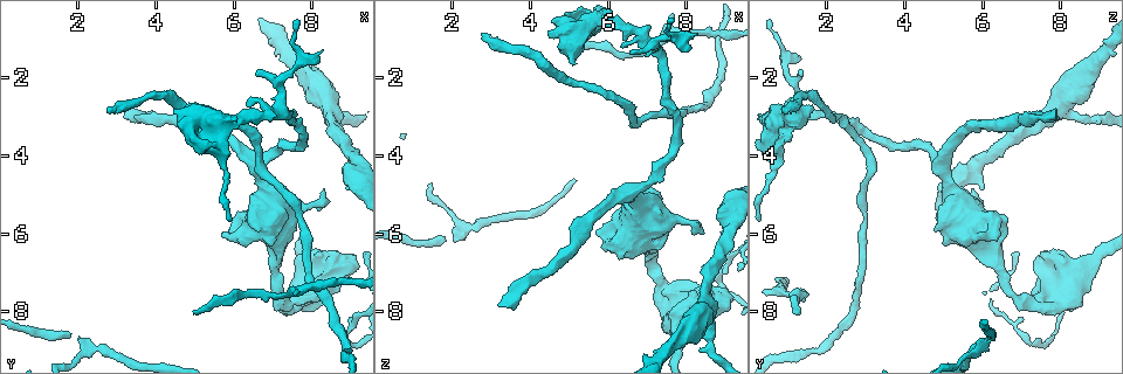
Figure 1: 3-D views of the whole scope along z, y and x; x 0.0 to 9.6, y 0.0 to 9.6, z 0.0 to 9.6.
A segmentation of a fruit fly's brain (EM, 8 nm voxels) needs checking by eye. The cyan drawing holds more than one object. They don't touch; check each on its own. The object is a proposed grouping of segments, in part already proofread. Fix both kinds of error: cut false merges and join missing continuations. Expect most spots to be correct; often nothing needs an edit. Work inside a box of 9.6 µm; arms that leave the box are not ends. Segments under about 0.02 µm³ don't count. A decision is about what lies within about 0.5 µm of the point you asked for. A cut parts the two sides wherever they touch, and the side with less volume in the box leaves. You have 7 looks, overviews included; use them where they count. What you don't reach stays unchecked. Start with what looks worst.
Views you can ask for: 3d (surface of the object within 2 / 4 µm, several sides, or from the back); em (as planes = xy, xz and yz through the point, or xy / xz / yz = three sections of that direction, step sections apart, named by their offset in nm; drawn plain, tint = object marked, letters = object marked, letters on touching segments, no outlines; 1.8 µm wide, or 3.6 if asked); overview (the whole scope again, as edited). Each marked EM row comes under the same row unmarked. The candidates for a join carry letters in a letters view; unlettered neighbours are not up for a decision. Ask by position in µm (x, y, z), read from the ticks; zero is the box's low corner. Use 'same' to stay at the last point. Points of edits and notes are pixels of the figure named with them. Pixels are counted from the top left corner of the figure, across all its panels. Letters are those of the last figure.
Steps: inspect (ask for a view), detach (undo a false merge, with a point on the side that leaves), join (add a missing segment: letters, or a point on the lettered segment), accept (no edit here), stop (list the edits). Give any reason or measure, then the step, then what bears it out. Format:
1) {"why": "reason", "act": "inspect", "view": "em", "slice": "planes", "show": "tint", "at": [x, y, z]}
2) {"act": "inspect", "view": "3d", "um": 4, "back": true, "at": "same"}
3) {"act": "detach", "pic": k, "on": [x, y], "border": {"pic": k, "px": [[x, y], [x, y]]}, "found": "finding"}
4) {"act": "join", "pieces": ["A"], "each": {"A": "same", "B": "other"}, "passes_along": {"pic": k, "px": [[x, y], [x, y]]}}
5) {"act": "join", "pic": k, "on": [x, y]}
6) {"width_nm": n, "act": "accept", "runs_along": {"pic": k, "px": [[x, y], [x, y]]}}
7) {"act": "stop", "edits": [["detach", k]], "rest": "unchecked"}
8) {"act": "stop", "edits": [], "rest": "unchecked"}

{"why": "sharp bend", "act": "inspect", "view": "em", "um": 3.6, "slice": "xy", "step": 4, "show": "letters", "at": [7.95, 7.50, 7.95]}

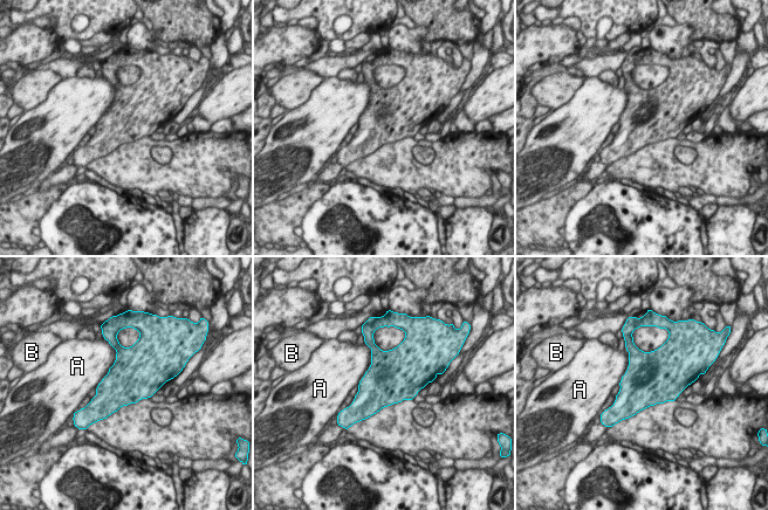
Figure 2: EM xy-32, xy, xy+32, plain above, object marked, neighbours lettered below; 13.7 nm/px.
{"width_nm": 600, "act": "accept", "each": {"A": "other", "B": "other"}, "found": "continuous, no second neuron"}

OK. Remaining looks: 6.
{"why": "end of a long branch", "act": "inspect", "view": "3d", "um": 2, "at": [5.00, 8.05, 1.20]}

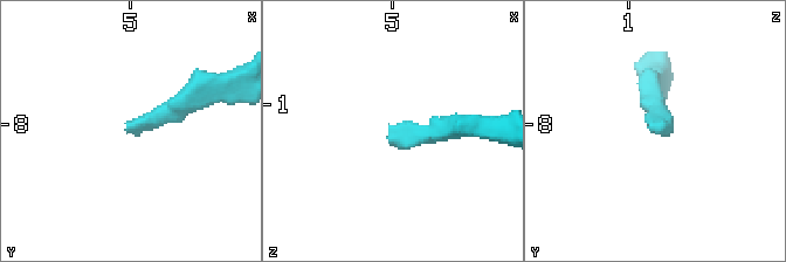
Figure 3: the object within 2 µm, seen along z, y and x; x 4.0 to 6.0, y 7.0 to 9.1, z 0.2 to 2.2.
{"why": "now the EM", "act": "inspect", "view": "em", "slice": "xz", "step": 8, "show": "tint", "at": [4.96, 8.06, 1.22]}

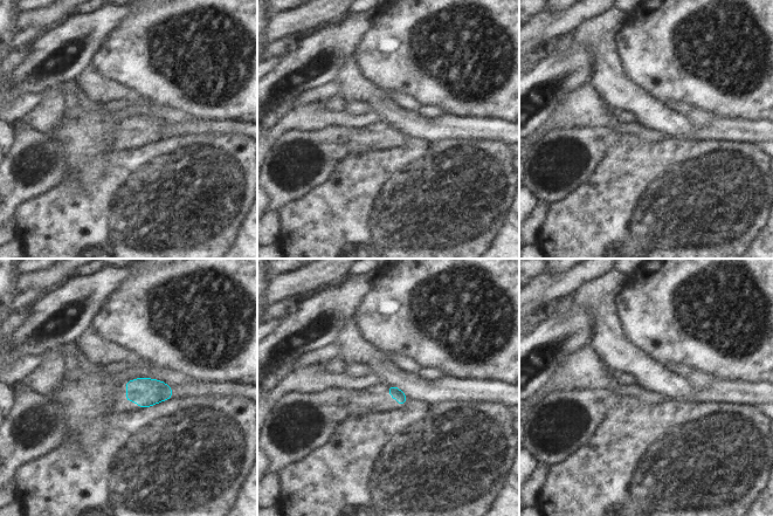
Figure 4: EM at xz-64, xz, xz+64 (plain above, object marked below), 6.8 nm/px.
{"act": "inspect", "view": "em", "slice": "planes", "show": "letters", "at": "same"}

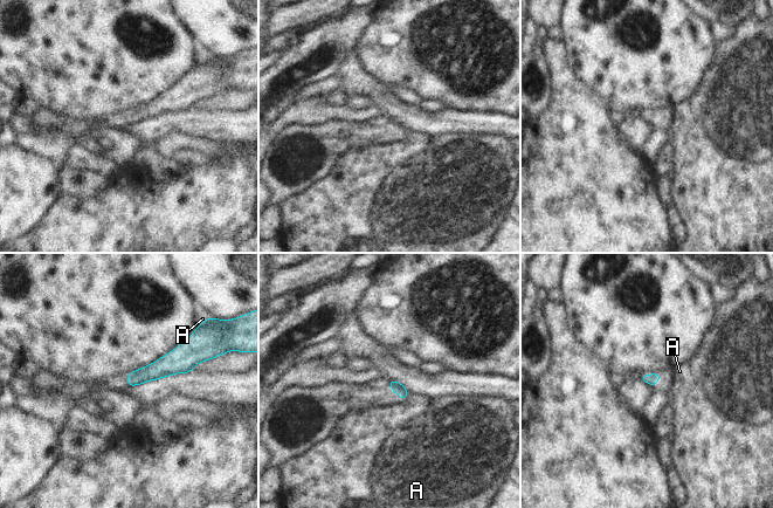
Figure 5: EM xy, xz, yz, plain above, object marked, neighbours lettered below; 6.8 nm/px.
{"act": "accept", "each": {"A": "other"}, "found": "none of them fits"}

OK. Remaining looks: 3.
{"act": "inspect", "view": "3d", "um": 4, "at": [3.20, 2.95, 7.90]}

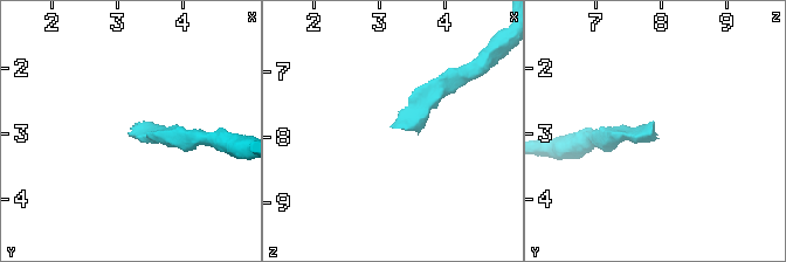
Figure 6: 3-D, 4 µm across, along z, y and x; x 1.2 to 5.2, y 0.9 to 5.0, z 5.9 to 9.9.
{"why": "now the EM", "act": "inspect", "view": "em", "slice": "planes", "show": "letters", "at": [3.15, 2.90, 7.90]}

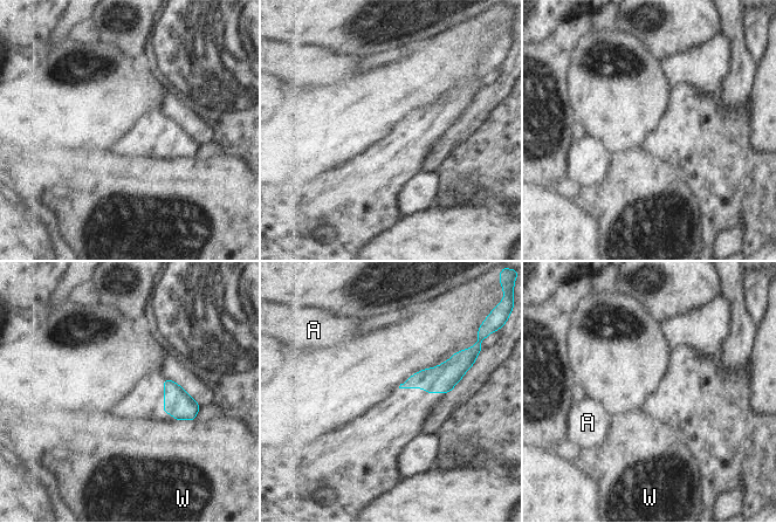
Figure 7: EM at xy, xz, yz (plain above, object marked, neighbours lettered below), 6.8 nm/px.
{"act": "accept", "each": {"A": "other", "W": "other"}, "border": {"pic": 7, "px": [[174, 419], [191, 419], [193, 421]]}, "found": "none of them fits"}

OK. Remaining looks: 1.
{"act": "stop", "edits": [], "rest": "unchecked"}

